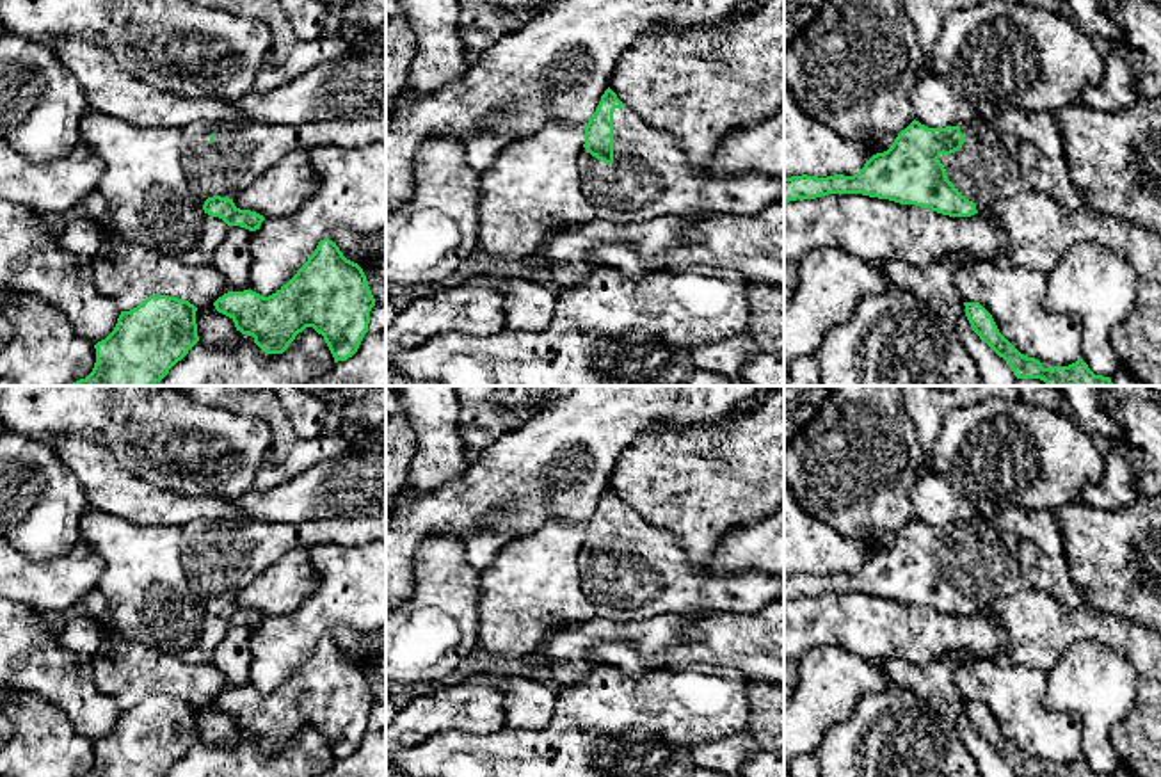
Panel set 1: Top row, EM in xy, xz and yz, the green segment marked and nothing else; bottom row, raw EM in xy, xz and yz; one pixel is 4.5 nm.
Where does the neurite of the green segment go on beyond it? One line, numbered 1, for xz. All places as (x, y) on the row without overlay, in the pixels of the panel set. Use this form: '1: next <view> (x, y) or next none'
1: next xz (649, 575)

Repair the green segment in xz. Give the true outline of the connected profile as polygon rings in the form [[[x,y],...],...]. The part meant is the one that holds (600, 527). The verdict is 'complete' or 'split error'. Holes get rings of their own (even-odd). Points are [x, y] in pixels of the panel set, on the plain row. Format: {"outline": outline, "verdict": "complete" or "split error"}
{"outline": [[[610,485],[585,525],[578,567],[580,587],[597,615],[615,622],[638,622],[660,615],[750,613],[777,599],[784,590],[784,580],[773,574],[747,571],[720,576],[708,565],[693,567],[674,533],[645,523]]], "verdict": "split error"}

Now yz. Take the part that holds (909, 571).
{"outline": [[[914,517],[887,549],[873,553],[853,574],[784,576],[784,601],[862,592],[971,615],[1026,585],[1013,535],[1001,533],[983,517],[946,526],[928,526]]], "verdict": "split error"}

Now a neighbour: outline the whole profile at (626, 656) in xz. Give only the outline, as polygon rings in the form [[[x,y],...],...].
[[[596,642],[592,644],[592,651],[596,654],[597,663],[615,665],[631,677],[649,676],[654,670],[665,667],[649,667],[642,660],[640,651],[628,642]]]

